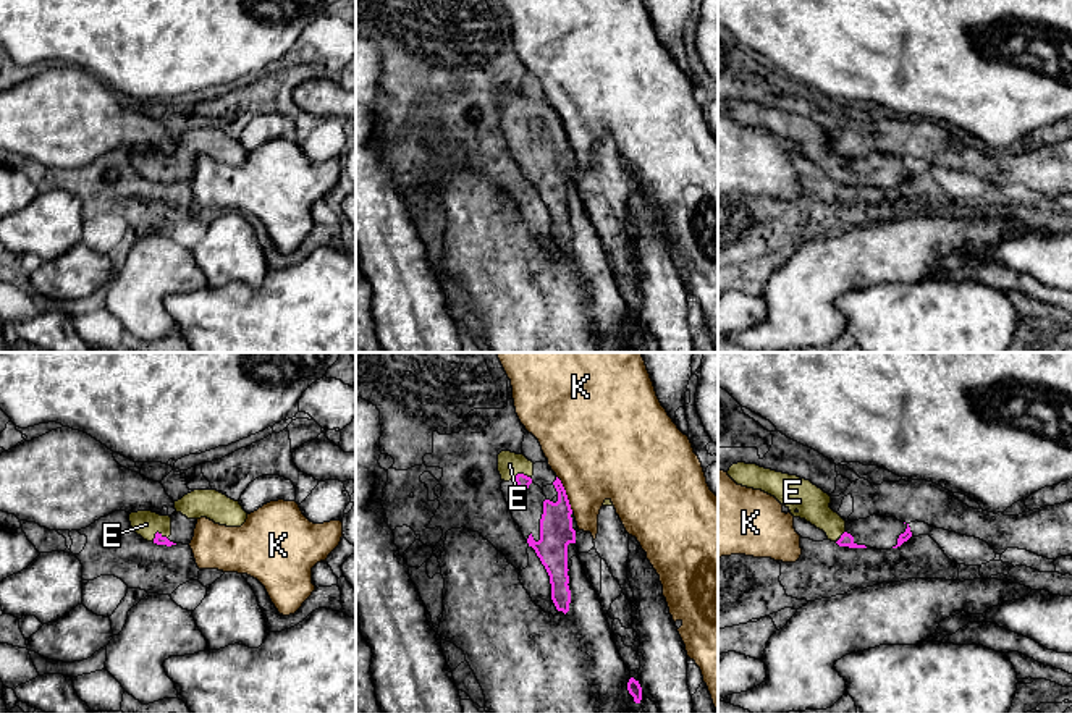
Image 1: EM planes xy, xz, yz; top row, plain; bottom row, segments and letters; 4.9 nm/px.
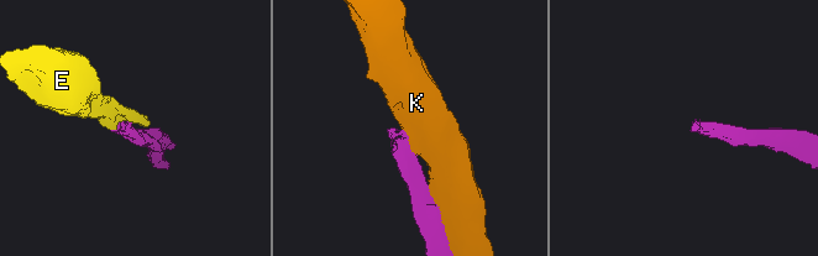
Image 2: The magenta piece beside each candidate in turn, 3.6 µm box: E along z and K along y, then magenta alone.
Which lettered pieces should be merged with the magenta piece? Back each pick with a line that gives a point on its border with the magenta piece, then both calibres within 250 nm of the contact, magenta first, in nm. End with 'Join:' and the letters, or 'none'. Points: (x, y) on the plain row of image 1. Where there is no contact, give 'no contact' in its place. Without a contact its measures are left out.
E: meets magenta in xy at (157, 170); 50 nm thick on the magenta side, 130 nm on the other
Join: E

